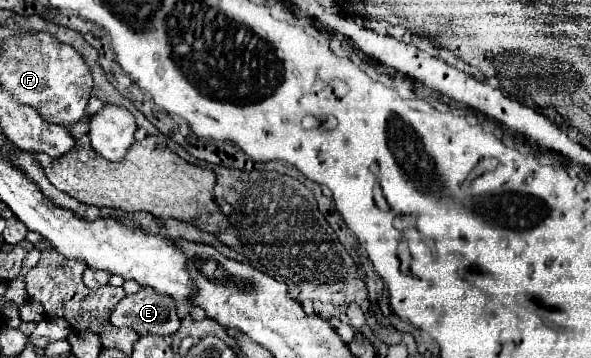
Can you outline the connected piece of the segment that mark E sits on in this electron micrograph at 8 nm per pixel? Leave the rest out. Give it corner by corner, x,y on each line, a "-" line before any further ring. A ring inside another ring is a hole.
141,288
137,294
125,296
111,314
113,326
129,326
139,336
171,336
179,330
175,300
153,288

